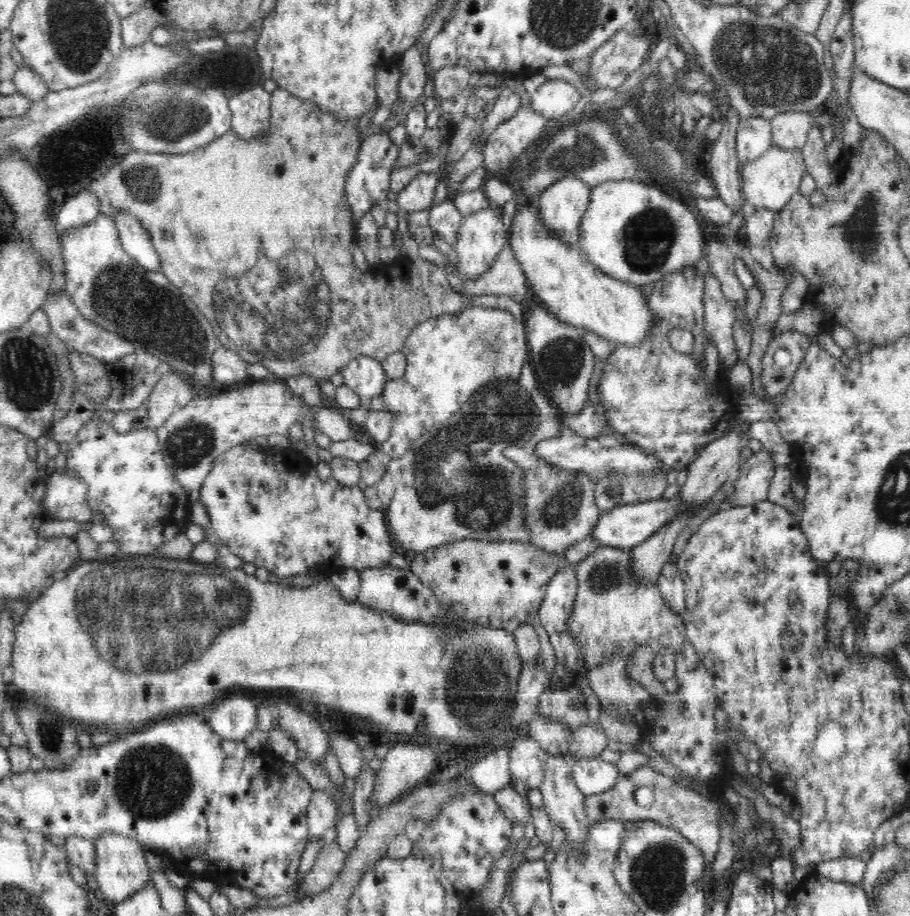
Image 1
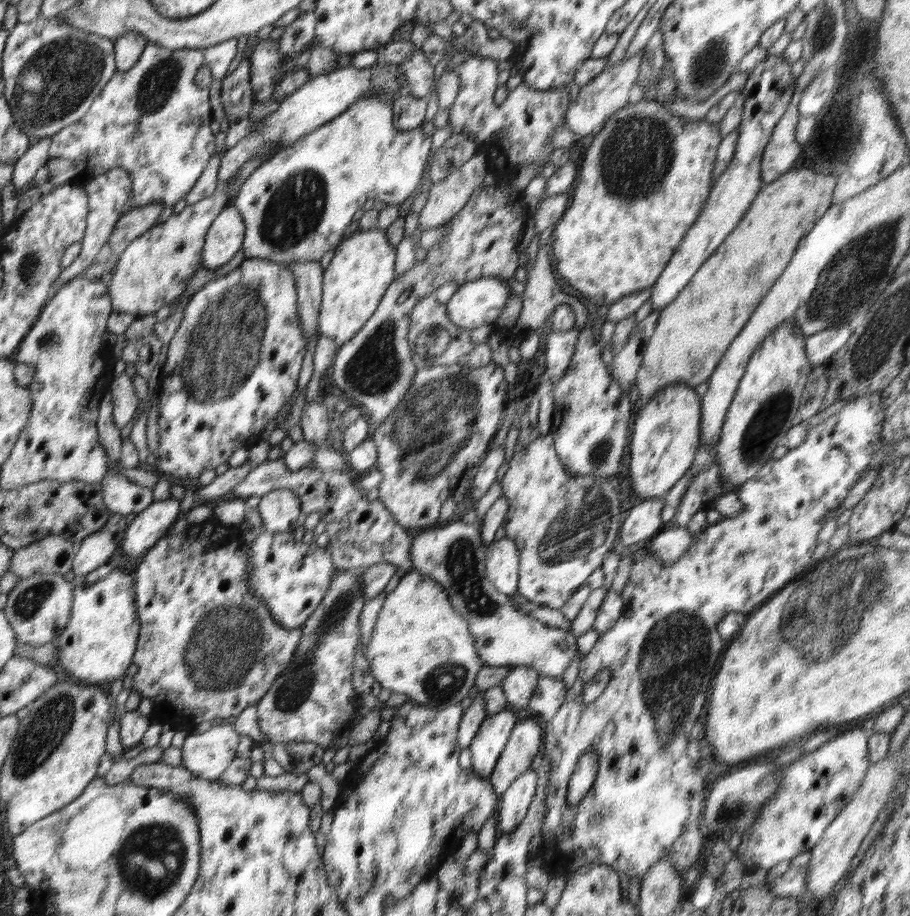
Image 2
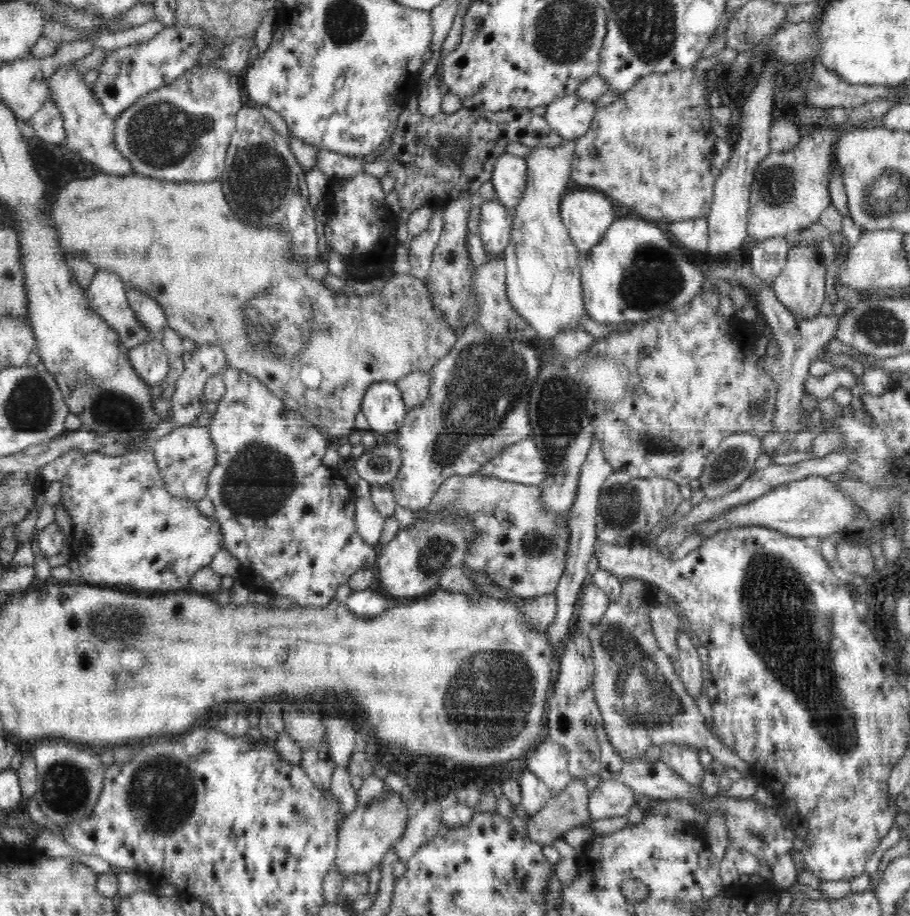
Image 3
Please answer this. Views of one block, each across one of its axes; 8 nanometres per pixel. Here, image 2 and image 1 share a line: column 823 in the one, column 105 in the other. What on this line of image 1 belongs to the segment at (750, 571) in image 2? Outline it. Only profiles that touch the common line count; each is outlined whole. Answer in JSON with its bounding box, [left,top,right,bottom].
[60,415,190,556]

